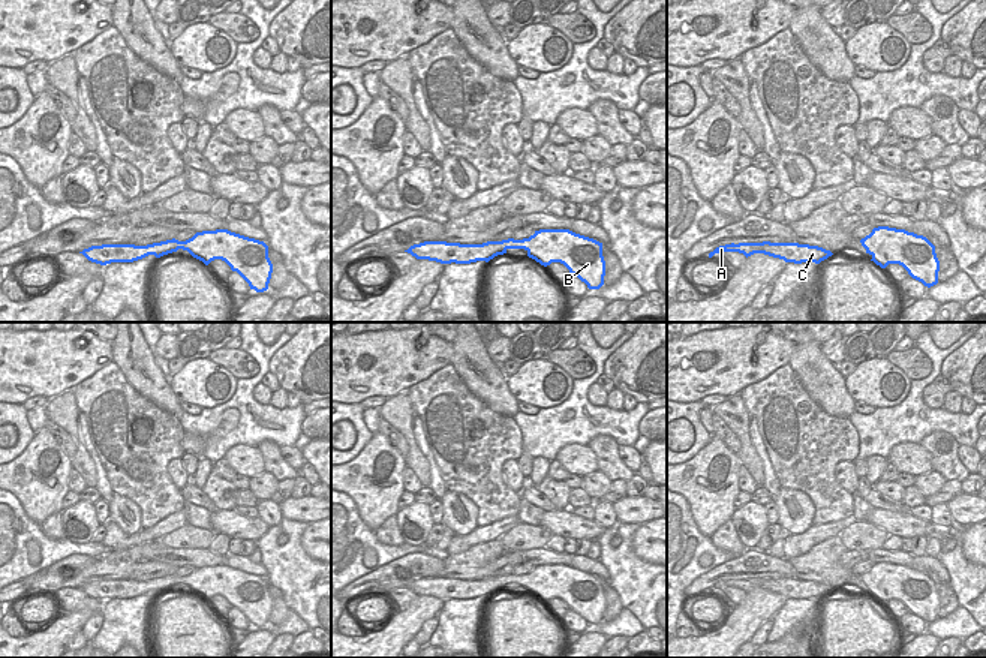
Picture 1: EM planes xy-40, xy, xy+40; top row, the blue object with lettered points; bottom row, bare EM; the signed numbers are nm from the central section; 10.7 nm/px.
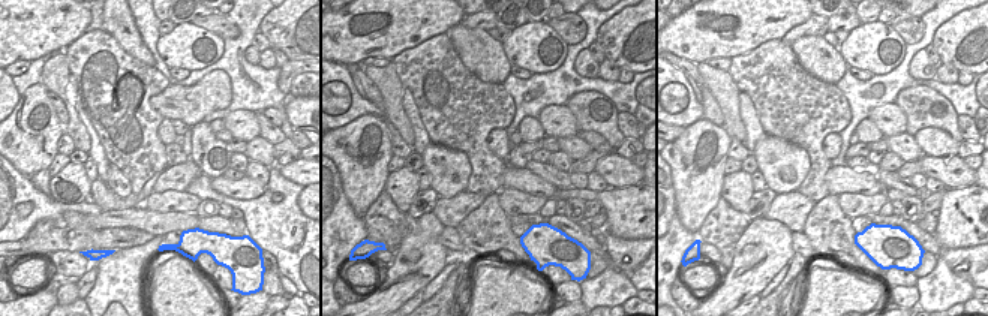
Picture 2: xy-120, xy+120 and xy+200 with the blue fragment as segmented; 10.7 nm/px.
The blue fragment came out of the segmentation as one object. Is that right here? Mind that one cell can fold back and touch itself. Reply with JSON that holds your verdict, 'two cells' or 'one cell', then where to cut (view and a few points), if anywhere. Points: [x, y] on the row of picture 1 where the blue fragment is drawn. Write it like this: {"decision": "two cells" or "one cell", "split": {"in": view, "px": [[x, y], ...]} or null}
{"decision": "one cell", "split": null}

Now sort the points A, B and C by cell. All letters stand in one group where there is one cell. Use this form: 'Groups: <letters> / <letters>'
Groups: A B C

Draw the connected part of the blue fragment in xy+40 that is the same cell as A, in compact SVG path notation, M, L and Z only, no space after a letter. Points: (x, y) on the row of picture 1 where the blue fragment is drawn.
M739 243L739 244L725 244L716 247L713 252L709 253L712 258L715 253L724 252L739 252L743 253L746 258L754 253L764 253L773 258L784 259L785 262L815 262L820 264L821 261L827 259L833 253L818 246L809 244L799 244L799 243Z

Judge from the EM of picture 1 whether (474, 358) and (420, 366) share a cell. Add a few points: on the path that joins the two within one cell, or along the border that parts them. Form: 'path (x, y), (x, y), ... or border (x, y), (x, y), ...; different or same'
border (453, 343), (450, 363); different

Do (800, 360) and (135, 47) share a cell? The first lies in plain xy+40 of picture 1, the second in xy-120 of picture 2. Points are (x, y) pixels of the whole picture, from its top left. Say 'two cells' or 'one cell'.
one cell

